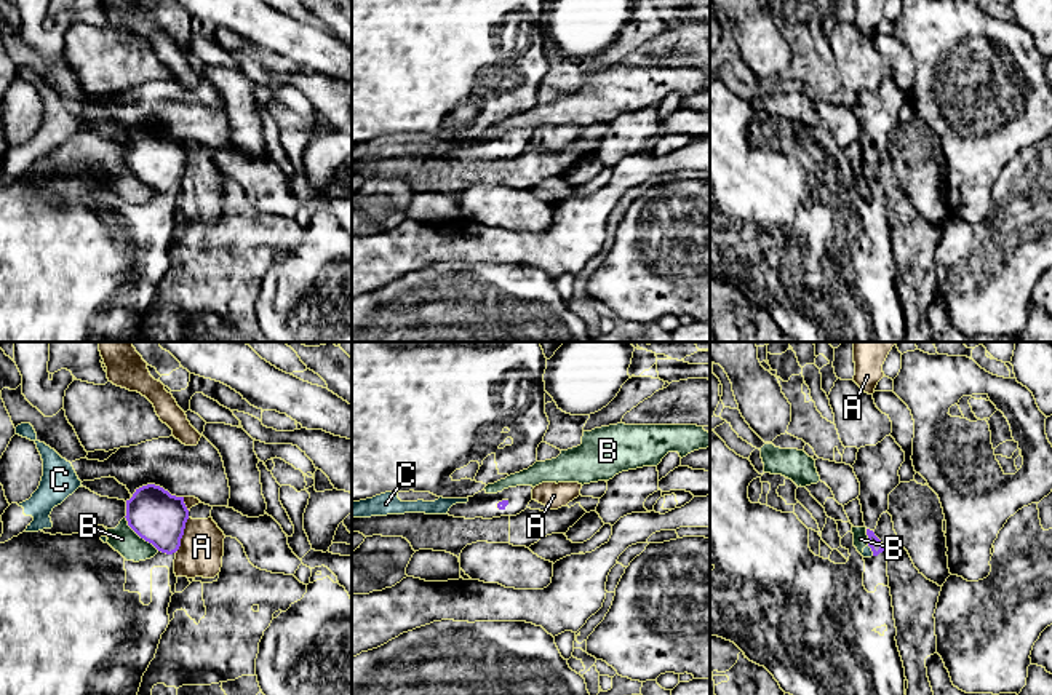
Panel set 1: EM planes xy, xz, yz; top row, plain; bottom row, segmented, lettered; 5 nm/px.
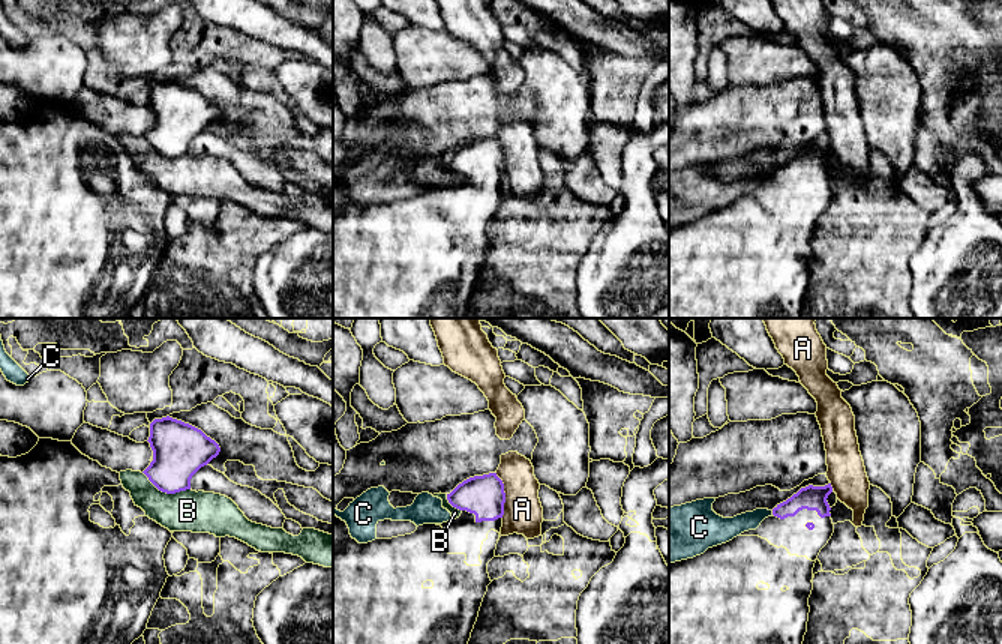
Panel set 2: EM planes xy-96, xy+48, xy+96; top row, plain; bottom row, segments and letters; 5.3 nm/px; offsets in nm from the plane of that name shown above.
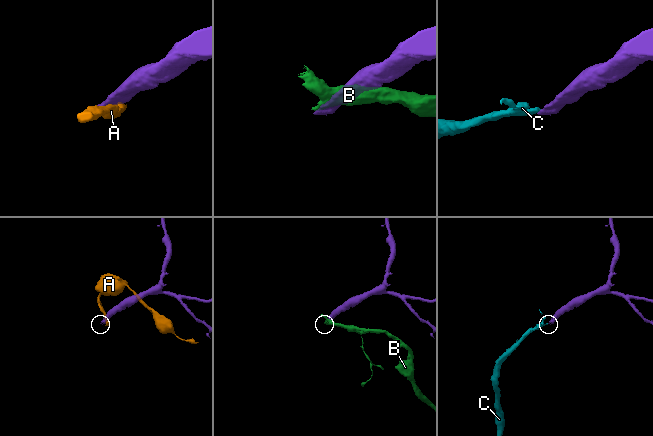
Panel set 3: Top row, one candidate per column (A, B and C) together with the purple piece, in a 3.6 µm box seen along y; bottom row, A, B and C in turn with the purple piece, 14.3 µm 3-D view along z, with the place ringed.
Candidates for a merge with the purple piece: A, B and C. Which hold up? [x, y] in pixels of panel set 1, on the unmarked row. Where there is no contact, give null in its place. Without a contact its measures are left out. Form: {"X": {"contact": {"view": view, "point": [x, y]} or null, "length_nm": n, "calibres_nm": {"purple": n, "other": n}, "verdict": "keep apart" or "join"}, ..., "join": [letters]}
{"A": {"contact": {"view": "xy", "point": [183, 176]}, "length_nm": 180, "calibres_nm": {"purple": 260, "other": 220}, "verdict": "keep apart"}, "B": {"contact": {"view": "xy", "point": [139, 178]}, "length_nm": 240, "calibres_nm": {"purple": 260, "other": 140}, "verdict": "keep apart"}, "C": {"contact": {"view": "yz", "point": [872, 192]}, "length_nm": 60, "calibres_nm": {"purple": 70, "other": 50}, "verdict": "keep apart"}, "join": []}

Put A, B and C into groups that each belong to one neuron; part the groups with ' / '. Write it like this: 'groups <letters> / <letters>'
groups A / B C

